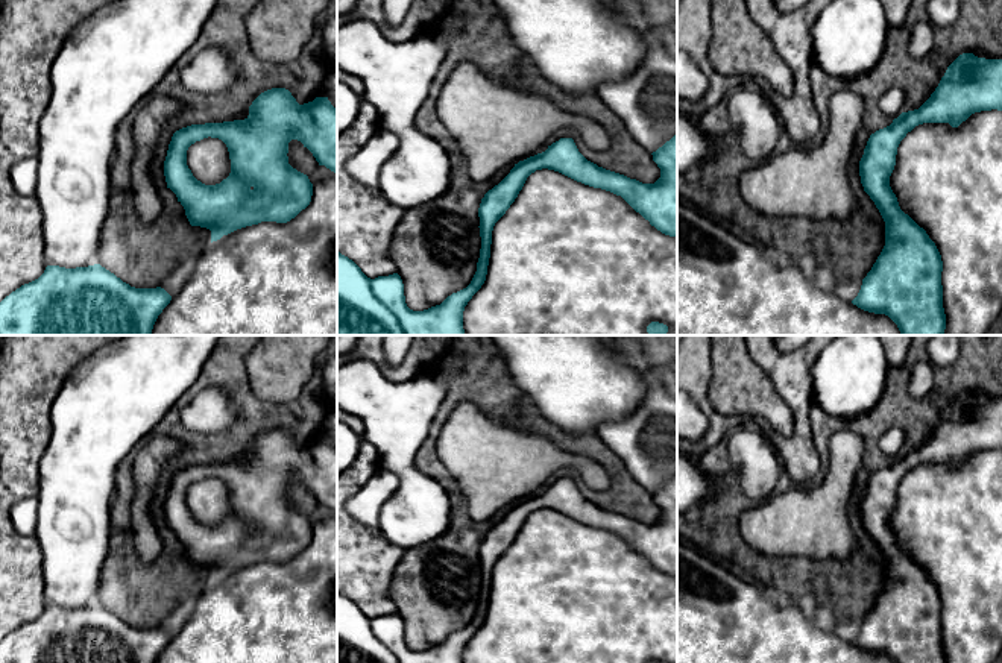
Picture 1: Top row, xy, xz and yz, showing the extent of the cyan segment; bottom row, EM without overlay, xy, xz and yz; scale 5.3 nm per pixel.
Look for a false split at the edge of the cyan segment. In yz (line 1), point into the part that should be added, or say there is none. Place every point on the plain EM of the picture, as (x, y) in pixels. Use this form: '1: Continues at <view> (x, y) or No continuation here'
1: No continuation here

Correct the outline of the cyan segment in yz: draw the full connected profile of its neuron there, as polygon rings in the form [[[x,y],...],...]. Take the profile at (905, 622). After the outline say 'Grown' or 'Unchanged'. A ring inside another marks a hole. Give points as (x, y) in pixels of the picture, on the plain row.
[[[963,393],[947,407],[935,431],[918,449],[902,452],[890,466],[870,475],[859,501],[859,516],[864,531],[885,561],[885,586],[862,619],[861,630],[852,640],[853,645],[868,652],[885,654],[894,663],[946,663],[941,595],[926,570],[900,549],[890,526],[890,516],[896,505],[900,481],[915,466],[949,463],[952,467],[958,467],[972,454],[991,449],[1002,451],[1002,399]]]. Unchanged

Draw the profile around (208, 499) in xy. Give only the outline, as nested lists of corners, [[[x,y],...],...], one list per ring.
[[[203,478],[187,490],[187,505],[193,516],[205,525],[216,525],[231,513],[226,484],[219,478]]]

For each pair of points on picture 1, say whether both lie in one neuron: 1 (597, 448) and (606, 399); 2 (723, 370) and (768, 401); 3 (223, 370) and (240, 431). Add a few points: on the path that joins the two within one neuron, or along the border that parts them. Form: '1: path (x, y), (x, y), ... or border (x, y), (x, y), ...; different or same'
1: border (562, 430), (571, 434), (597, 434); different
2: path (734, 378), (758, 398); same
3: path (237, 386), (245, 399), (245, 416); same

